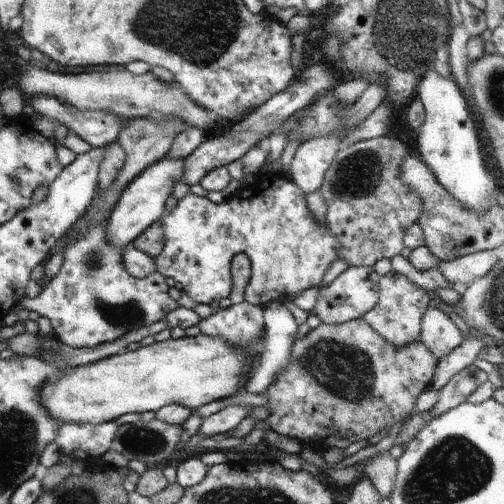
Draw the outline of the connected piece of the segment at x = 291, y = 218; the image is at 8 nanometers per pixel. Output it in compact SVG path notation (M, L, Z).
M276 173L261 175L255 183L243 187L239 193L221 204L213 204L208 198L201 198L190 192L188 196L182 196L182 200L178 200L172 214L164 213L159 222L165 238L162 252L153 258L156 271L180 284L186 295L198 305L220 303L229 298L233 288L231 261L236 254L246 254L252 267L245 299L249 304L260 304L262 308L272 302L294 301L302 292L321 286L322 276L339 256L338 238L332 236L325 220L320 222L312 216L304 192L290 177Z

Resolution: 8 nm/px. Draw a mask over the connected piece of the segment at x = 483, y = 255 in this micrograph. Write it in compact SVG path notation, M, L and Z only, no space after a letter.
M492 250L476 252L465 255L463 258L450 261L442 261L439 270L446 280L452 284L471 284L478 278L483 278L496 264L492 255Z

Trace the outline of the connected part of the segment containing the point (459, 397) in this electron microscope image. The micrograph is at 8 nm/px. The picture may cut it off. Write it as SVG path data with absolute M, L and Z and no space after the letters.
M474 364L464 368L459 374L452 376L448 384L440 390L438 402L429 410L430 415L438 417L465 403L466 399L485 382L487 374Z

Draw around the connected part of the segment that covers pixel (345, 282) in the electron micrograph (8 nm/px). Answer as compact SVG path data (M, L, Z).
M350 266L334 282L322 287L312 313L316 314L322 323L334 325L355 319L363 319L364 314L378 303L379 291L377 287L379 278L372 267Z

